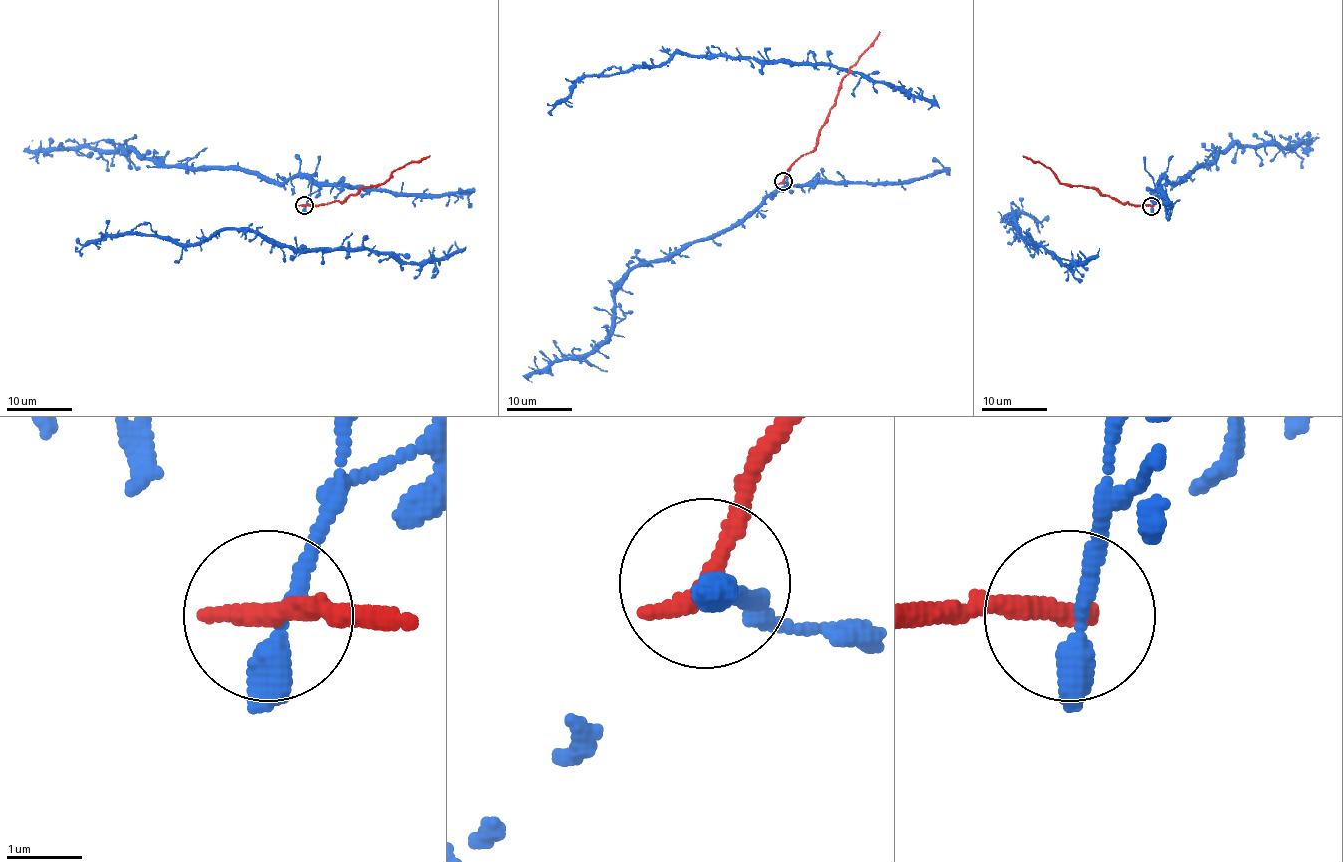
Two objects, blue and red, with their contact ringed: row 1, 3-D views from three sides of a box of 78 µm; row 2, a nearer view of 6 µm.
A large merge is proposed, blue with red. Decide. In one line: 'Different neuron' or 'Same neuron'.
Different neuron

